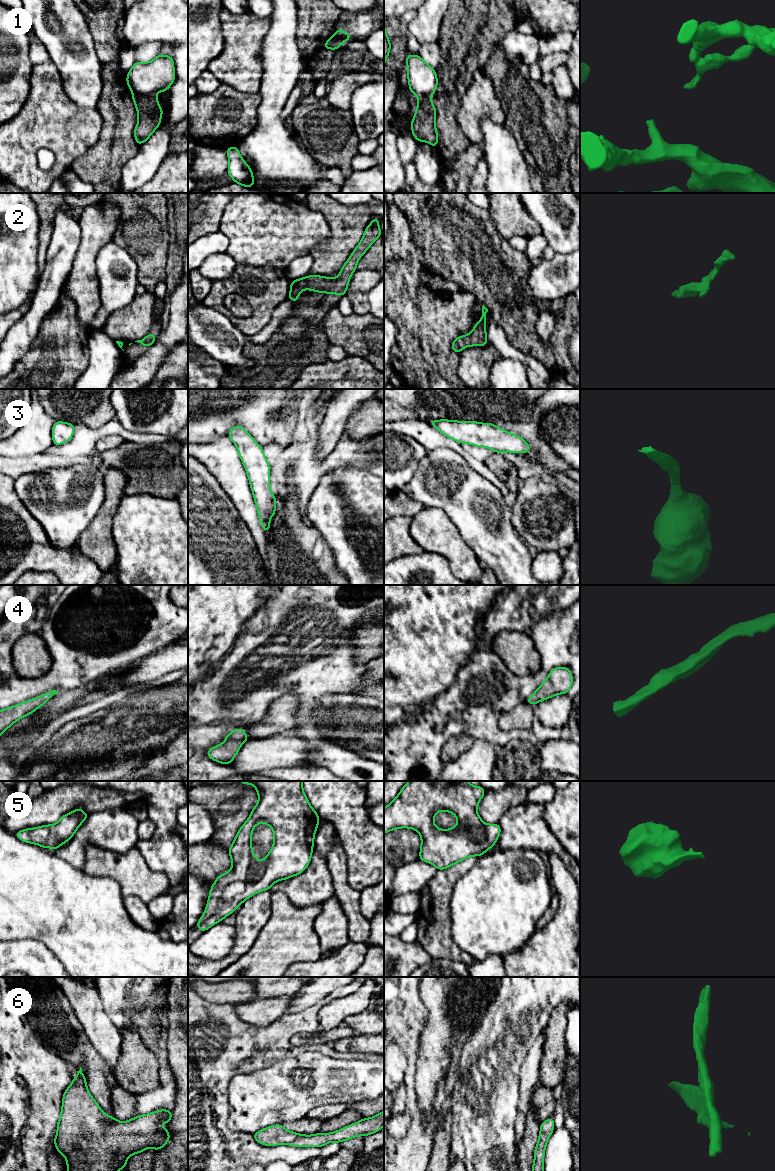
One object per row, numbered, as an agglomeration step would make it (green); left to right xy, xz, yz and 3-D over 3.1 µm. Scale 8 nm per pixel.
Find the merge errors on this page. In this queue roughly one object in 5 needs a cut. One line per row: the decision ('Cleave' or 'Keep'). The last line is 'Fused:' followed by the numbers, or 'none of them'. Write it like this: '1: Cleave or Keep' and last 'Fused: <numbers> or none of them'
1: Cleave
2: Keep
3: Keep
4: Keep
5: Keep
6: Keep
Fused: 1

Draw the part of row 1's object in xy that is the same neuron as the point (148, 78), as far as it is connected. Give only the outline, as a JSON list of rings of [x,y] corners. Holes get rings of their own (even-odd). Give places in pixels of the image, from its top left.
[[[161,54],[151,62],[135,62],[126,78],[132,92],[145,96],[168,90],[174,80],[173,58]]]

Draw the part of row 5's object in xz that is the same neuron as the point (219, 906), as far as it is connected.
[[[303,781],[239,782],[253,785],[258,792],[259,801],[247,821],[238,830],[228,849],[232,861],[231,869],[219,875],[212,884],[205,911],[196,924],[202,932],[233,913],[238,906],[254,894],[270,890],[277,881],[304,872],[313,853],[314,836],[320,818],[303,792]],[[259,823],[267,824],[273,829],[274,841],[268,855],[258,861],[253,853],[251,836],[253,829]]]

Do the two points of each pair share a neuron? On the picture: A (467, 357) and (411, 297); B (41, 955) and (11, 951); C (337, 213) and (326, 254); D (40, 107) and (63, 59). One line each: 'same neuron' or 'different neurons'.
A: different neurons
B: same neuron
C: same neuron
D: different neurons

